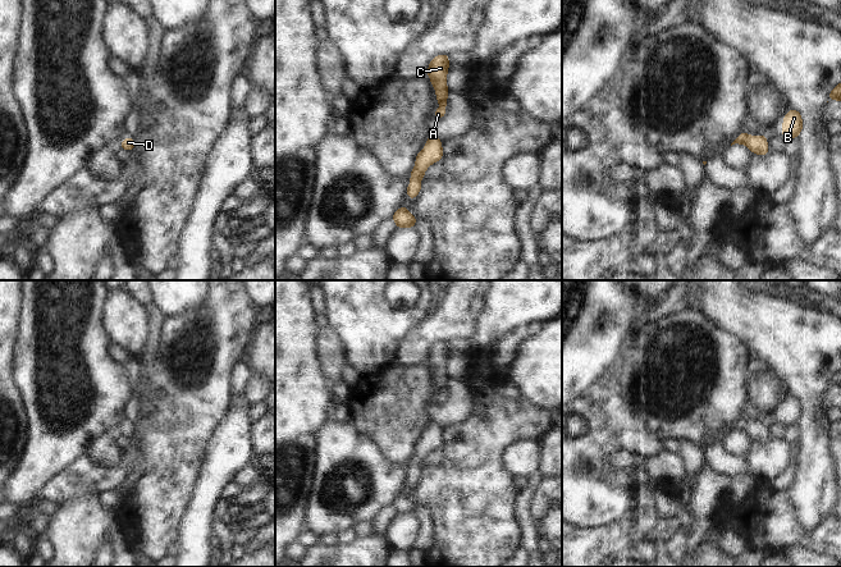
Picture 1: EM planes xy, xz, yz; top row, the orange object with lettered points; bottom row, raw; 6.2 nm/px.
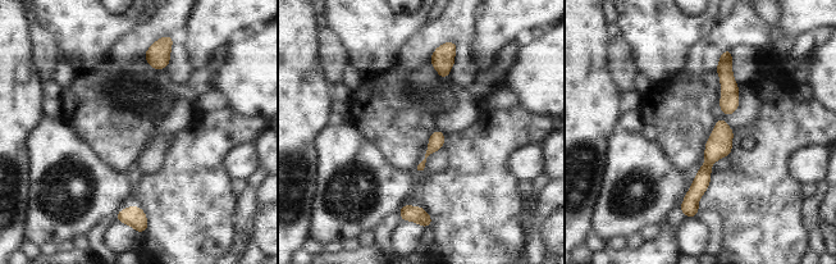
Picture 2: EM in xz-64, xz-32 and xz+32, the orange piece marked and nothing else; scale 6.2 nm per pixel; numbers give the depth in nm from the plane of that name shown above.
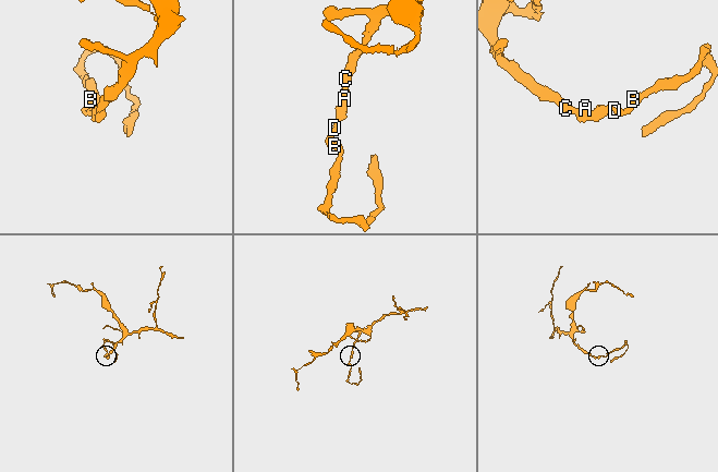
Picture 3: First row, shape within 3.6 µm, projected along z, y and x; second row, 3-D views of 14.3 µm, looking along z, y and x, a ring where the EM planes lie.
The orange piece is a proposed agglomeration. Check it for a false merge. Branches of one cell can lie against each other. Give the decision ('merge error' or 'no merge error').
no merge error

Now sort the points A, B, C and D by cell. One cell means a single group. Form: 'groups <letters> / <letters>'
groups A B C D

